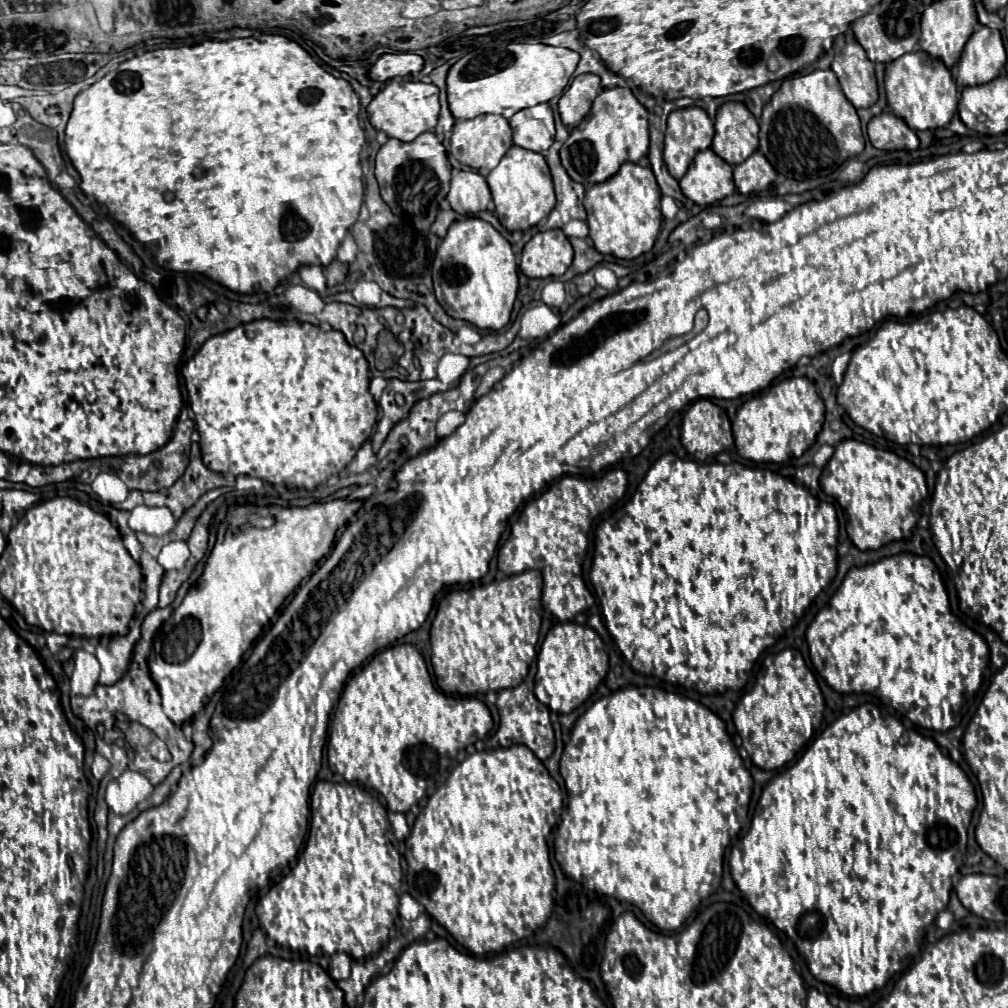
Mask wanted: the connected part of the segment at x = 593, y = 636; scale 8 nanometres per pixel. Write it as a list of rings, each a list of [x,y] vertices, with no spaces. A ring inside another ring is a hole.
[[[576,622],[556,624],[546,634],[536,660],[534,694],[551,711],[562,714],[568,714],[584,704],[608,672],[608,654],[604,650],[604,642],[596,630]]]

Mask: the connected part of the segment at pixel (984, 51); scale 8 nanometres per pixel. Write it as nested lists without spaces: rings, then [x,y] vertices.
[[[982,26],[966,42],[956,64],[956,84],[960,88],[994,80],[1006,64],[1006,50],[998,30]]]

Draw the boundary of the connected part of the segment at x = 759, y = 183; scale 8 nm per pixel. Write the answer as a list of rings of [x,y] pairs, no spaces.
[[[756,150],[742,164],[734,166],[734,184],[742,194],[766,190],[774,182],[774,178],[776,178],[776,170],[760,150]]]

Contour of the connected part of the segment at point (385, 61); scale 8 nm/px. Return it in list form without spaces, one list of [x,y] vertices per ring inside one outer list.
[[[398,52],[398,54],[382,54],[368,70],[370,80],[386,82],[396,76],[408,76],[420,72],[424,60],[412,52]]]

